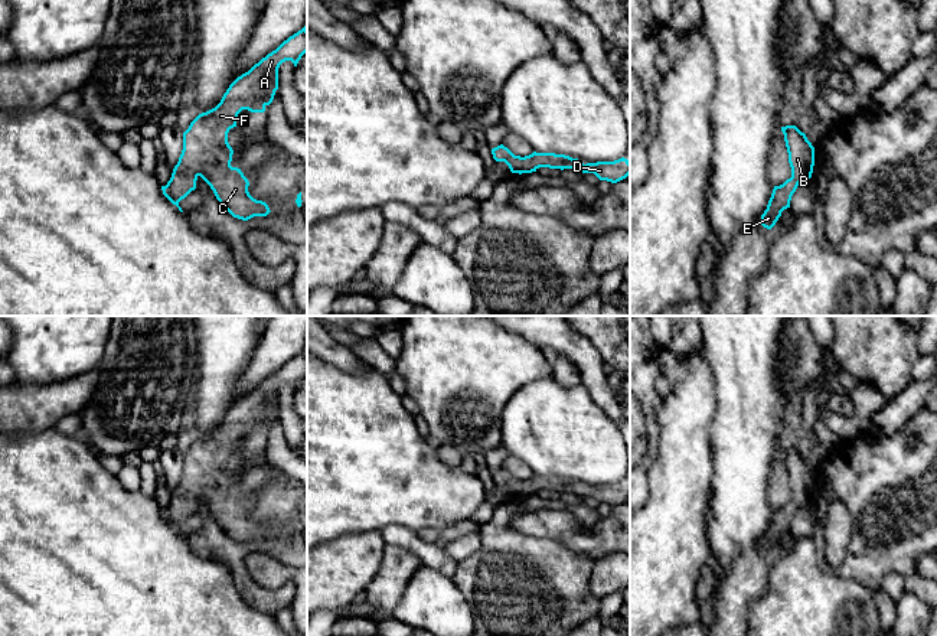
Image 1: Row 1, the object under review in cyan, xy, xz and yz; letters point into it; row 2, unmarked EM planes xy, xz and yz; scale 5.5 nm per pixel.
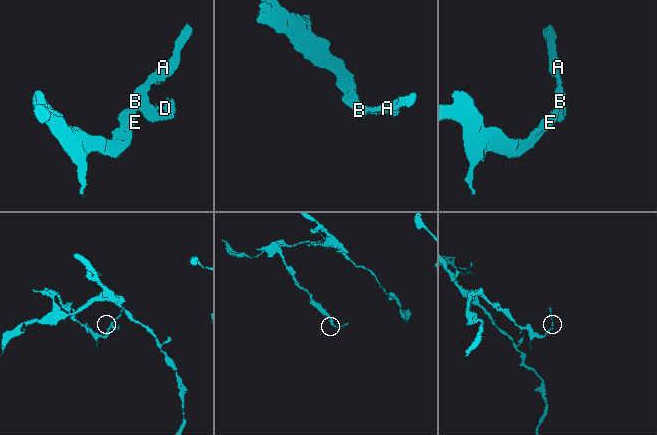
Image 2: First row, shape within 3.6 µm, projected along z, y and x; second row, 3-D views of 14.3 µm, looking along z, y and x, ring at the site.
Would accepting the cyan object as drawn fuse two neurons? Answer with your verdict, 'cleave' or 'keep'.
keep

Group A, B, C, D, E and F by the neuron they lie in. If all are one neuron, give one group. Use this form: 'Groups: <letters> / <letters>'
Groups: A B C D E F

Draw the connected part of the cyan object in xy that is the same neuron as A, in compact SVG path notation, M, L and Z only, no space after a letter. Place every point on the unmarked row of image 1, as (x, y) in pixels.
M307 348L238 399L215 431L199 437L190 446L183 456L179 485L167 508L161 509L163 518L180 535L183 534L179 525L196 512L199 499L234 541L248 544L271 535L265 525L249 518L249 505L241 492L231 489L234 473L228 466L228 456L236 450L238 437L242 433L265 434L278 412L280 388L291 384L297 389L306 375Z

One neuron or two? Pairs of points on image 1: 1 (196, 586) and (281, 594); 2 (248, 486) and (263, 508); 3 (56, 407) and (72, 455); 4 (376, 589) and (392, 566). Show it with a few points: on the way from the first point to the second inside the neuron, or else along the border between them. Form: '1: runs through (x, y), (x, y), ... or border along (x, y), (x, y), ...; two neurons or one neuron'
1: border along (218, 561), (229, 571), (237, 592), (263, 612); two neurons
2: border along (271, 466), (267, 482), (241, 492); two neurons
3: border along (54, 426), (33, 433), (20, 431); two neurons
4: runs through (382, 583), (392, 571); one neuron

